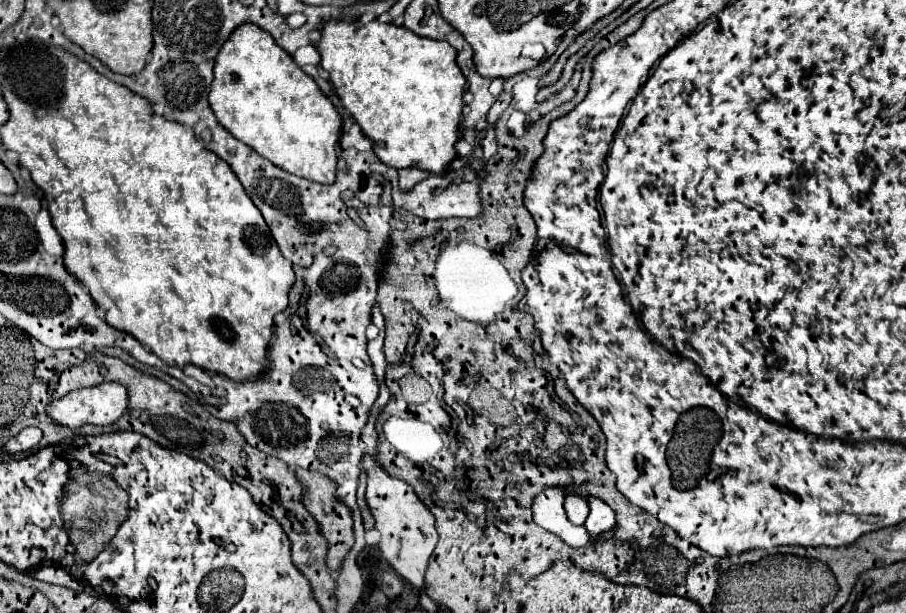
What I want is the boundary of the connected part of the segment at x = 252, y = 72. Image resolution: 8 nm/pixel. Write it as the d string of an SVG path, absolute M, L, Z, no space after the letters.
M245 24L231 34L215 60L209 104L219 124L265 160L313 182L335 182L341 114L265 30Z

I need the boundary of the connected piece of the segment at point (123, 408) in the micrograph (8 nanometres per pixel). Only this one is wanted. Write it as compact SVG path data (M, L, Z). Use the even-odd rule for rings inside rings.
M103 382L99 386L91 386L91 388L79 388L73 390L69 394L65 394L63 398L57 398L53 402L49 402L47 406L47 414L55 424L67 426L67 428L79 428L85 424L95 424L95 426L109 426L113 422L117 422L125 412L127 412L127 388L119 382Z

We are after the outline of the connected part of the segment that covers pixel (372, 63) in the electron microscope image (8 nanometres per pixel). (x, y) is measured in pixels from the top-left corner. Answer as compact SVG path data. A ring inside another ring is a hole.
M379 20L361 22L327 22L321 30L317 44L321 54L321 68L329 72L329 80L341 98L343 106L357 120L367 138L375 140L375 154L391 168L421 168L431 174L443 176L449 172L453 158L457 158L455 144L461 138L461 112L467 80L455 62L455 48L443 40L417 36L411 30Z

